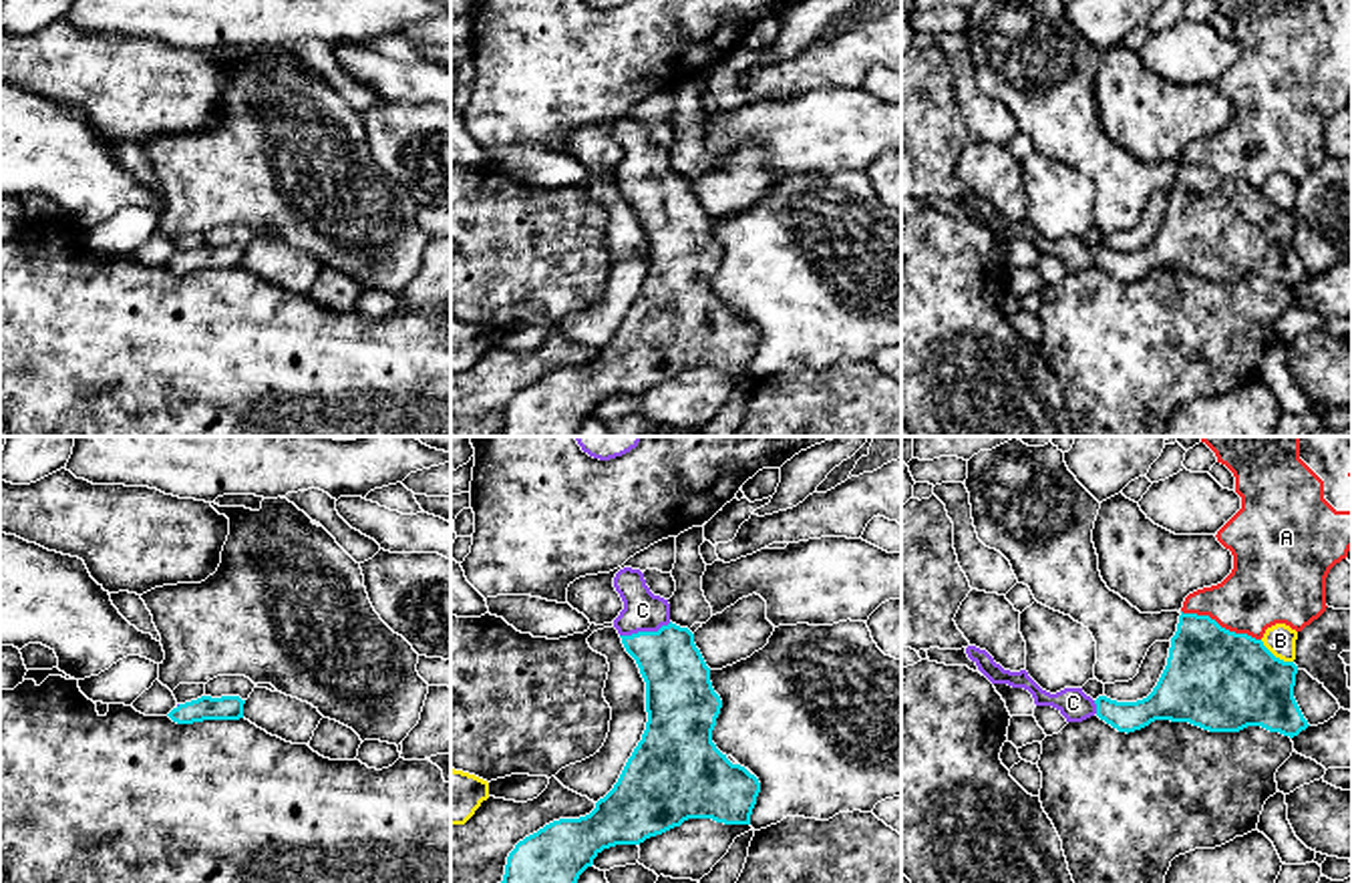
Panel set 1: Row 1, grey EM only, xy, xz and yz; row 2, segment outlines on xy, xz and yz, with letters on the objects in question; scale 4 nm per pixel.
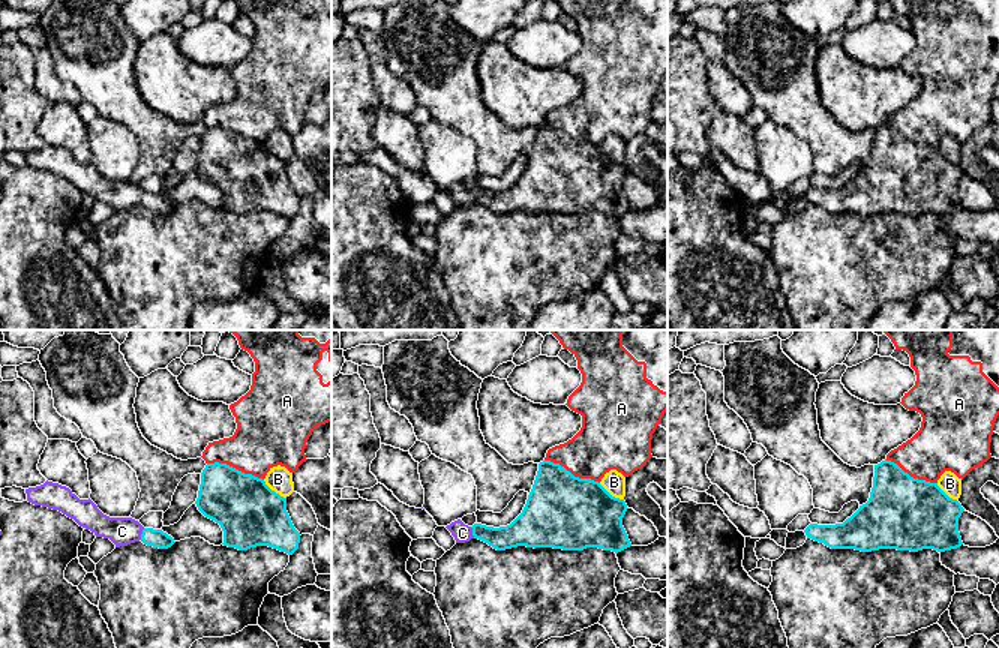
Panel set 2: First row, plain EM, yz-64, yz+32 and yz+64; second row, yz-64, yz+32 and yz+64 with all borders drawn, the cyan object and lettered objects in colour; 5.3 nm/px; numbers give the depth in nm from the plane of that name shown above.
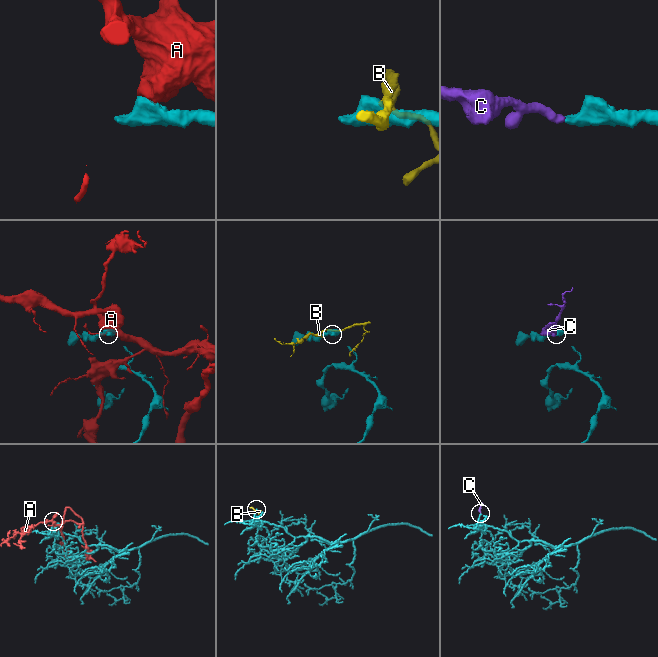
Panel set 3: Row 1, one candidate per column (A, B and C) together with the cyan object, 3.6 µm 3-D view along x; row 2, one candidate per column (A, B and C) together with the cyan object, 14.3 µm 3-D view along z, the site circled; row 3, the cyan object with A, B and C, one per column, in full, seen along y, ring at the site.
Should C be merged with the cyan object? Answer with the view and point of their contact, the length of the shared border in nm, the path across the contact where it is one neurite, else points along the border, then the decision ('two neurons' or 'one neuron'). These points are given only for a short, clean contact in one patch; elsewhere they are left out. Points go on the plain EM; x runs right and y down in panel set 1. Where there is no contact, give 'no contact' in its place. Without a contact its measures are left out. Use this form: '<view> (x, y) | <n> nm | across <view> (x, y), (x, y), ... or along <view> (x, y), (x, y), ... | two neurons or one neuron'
xz (644, 182) | 220 nm | across xz (677, 226), (666, 204), (644, 182), (642, 159) | one neuron

